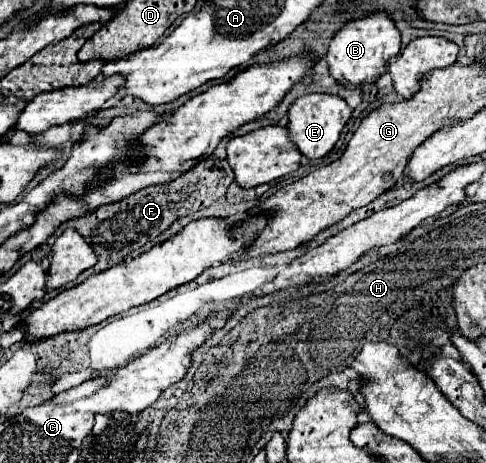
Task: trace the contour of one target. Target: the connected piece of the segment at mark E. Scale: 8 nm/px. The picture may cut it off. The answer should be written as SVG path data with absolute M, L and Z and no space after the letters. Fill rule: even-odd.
M311 93L299 97L291 107L289 107L289 135L293 145L301 155L307 159L319 159L325 157L337 143L341 129L347 125L351 119L351 107L337 95L327 95L327 93Z

